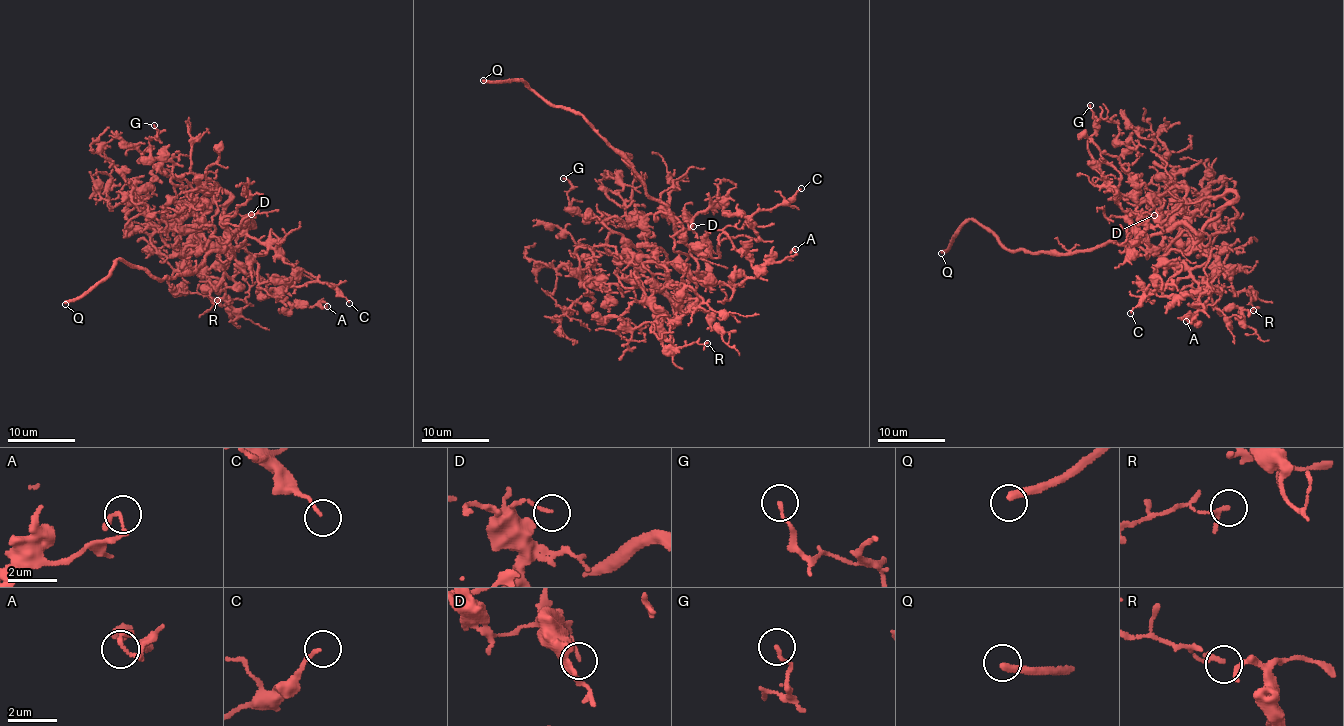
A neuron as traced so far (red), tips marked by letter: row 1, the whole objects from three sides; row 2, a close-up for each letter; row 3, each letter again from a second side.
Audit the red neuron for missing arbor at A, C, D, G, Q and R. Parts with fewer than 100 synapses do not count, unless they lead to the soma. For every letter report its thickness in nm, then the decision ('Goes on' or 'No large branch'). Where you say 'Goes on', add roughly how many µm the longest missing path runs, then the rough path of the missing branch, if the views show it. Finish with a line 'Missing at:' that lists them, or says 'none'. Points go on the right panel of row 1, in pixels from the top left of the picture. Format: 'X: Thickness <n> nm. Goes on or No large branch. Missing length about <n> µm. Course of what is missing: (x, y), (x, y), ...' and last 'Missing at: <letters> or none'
A: Thickness 240 nm. No large branch
C: Thickness 130 nm. No large branch
D: Thickness 130 nm. No large branch
G: Thickness 130 nm. No large branch
Q: Thickness 300 nm. Goes on. Missing length about 40 µm. Course of what is missing: (941, 253), (930, 251), (904, 258), (891, 254), (891, 250), (897, 249), (913, 256), (928, 235)
R: Thickness 200 nm. No large branch
Missing at: Q

